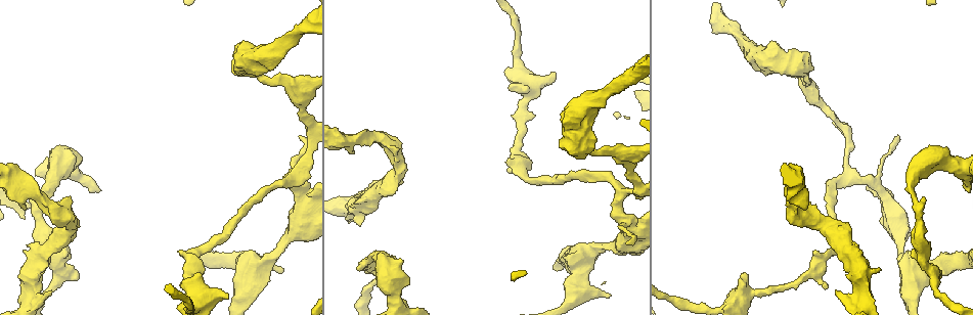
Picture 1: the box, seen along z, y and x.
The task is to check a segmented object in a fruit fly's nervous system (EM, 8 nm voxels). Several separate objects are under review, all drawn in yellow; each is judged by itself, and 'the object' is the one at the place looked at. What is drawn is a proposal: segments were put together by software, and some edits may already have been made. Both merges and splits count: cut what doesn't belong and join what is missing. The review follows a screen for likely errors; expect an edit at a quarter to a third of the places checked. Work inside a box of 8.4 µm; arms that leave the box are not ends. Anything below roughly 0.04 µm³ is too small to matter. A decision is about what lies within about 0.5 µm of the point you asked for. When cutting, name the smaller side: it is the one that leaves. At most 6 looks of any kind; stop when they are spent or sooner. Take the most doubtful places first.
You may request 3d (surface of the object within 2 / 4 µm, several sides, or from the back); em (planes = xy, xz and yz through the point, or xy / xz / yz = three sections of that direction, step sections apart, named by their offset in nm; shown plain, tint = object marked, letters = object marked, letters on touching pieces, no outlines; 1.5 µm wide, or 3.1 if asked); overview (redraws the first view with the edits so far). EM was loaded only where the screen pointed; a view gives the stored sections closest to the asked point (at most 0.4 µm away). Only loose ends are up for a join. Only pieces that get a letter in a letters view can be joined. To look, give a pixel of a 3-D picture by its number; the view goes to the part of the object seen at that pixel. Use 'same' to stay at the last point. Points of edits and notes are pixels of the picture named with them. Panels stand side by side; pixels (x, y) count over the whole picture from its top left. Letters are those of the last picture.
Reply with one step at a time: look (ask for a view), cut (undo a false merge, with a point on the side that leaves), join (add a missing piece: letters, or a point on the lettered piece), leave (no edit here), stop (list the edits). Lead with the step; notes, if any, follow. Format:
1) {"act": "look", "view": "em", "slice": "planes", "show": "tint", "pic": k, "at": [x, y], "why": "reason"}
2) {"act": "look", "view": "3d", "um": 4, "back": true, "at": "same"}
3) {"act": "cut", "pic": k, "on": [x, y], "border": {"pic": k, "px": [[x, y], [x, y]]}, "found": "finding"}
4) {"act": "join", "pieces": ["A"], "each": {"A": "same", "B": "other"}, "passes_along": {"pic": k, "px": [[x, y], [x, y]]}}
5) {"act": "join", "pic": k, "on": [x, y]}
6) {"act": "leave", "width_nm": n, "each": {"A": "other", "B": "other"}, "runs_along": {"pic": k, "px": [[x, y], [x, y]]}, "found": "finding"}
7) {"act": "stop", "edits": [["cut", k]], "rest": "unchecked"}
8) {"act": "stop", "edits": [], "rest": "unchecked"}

{"act": "look", "view": "3d", "um": 4, "back": true, "pic": 1, "at": [836, 290], "why": "branch stops here"}

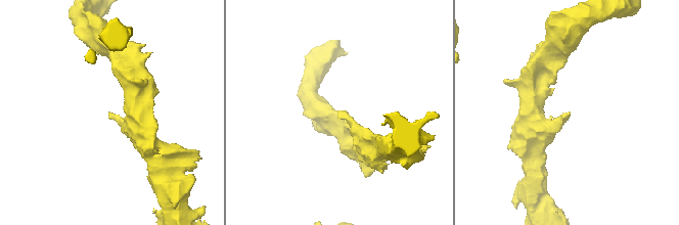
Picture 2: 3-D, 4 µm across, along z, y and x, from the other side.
{"act": "look", "view": "em", "slice": "planes", "show": "letters", "pic": 2, "at": [569, 111], "why": "need the tissue"}

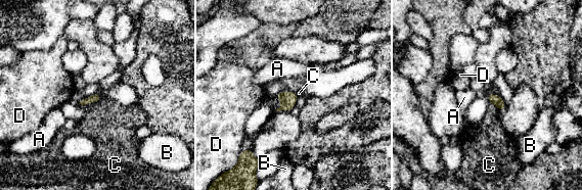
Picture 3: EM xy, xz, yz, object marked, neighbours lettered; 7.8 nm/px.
{"act": "leave", "each": {"A": "other", "B": "other", "C": "other", "D": "other"}, "border": {"pic": 3, "px": [[490, 101], [497, 108]]}, "found": "no lettered piece goes on from it"}

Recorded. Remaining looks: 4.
{"act": "look", "view": "em", "slice": "planes", "show": "tint", "pic": 1, "at": [506, 171]}

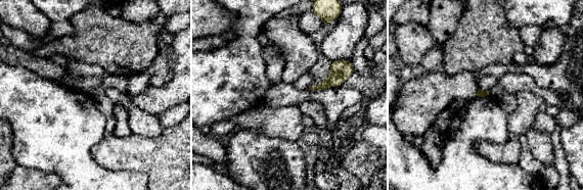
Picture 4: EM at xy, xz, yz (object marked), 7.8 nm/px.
{"act": "look", "view": "em", "slice": "planes", "show": "letters", "at": "same", "why": "what lies round it"}

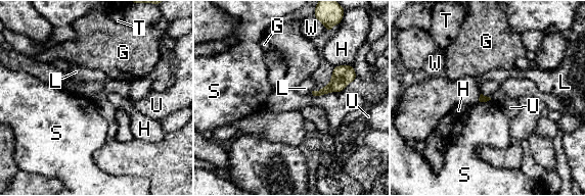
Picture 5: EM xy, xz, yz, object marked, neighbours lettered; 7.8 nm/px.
{"act": "leave", "each": {"G": "other", "H": "other", "L": "other", "S": "other", "T": "other", "U": "other", "W": "other"}, "border": {"pic": 5, "px": [[491, 99], [479, 101]]}, "found": "none of them fits"}

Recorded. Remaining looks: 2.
{"act": "look", "view": "em", "slice": "planes", "show": "letters", "pic": 1, "at": [808, 74], "why": "sudden change in width"}

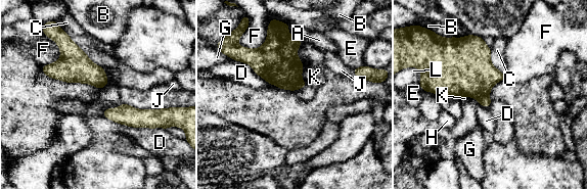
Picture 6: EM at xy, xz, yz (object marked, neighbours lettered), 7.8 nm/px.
{"act": "cut", "pic": 6, "on": [466, 70], "width_nm": 180, "each": {"A": "other", "B": "other", "C": "other", "D": "other", "E": "other", "F": "other", "G": "other", "H": "other", "J": "other", "K": "other", "L": "other"}, "border": {"pic": 6, "px": [[488, 95], [478, 99]]}, "found": "two neurons meet here"}

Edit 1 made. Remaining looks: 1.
{"act": "stop", "edits": [["cut", 6]], "rest": "unchecked"}

